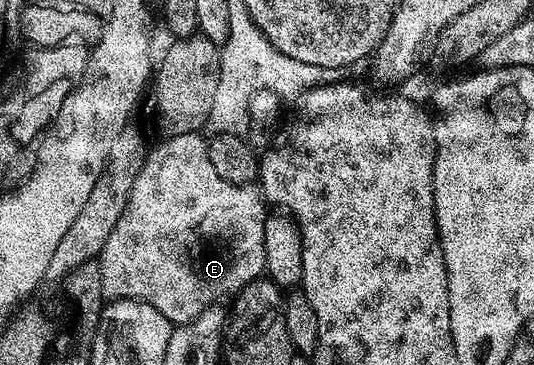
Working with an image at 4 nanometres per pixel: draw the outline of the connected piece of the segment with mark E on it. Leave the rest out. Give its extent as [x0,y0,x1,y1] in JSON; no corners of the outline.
[99,132,267,325]

